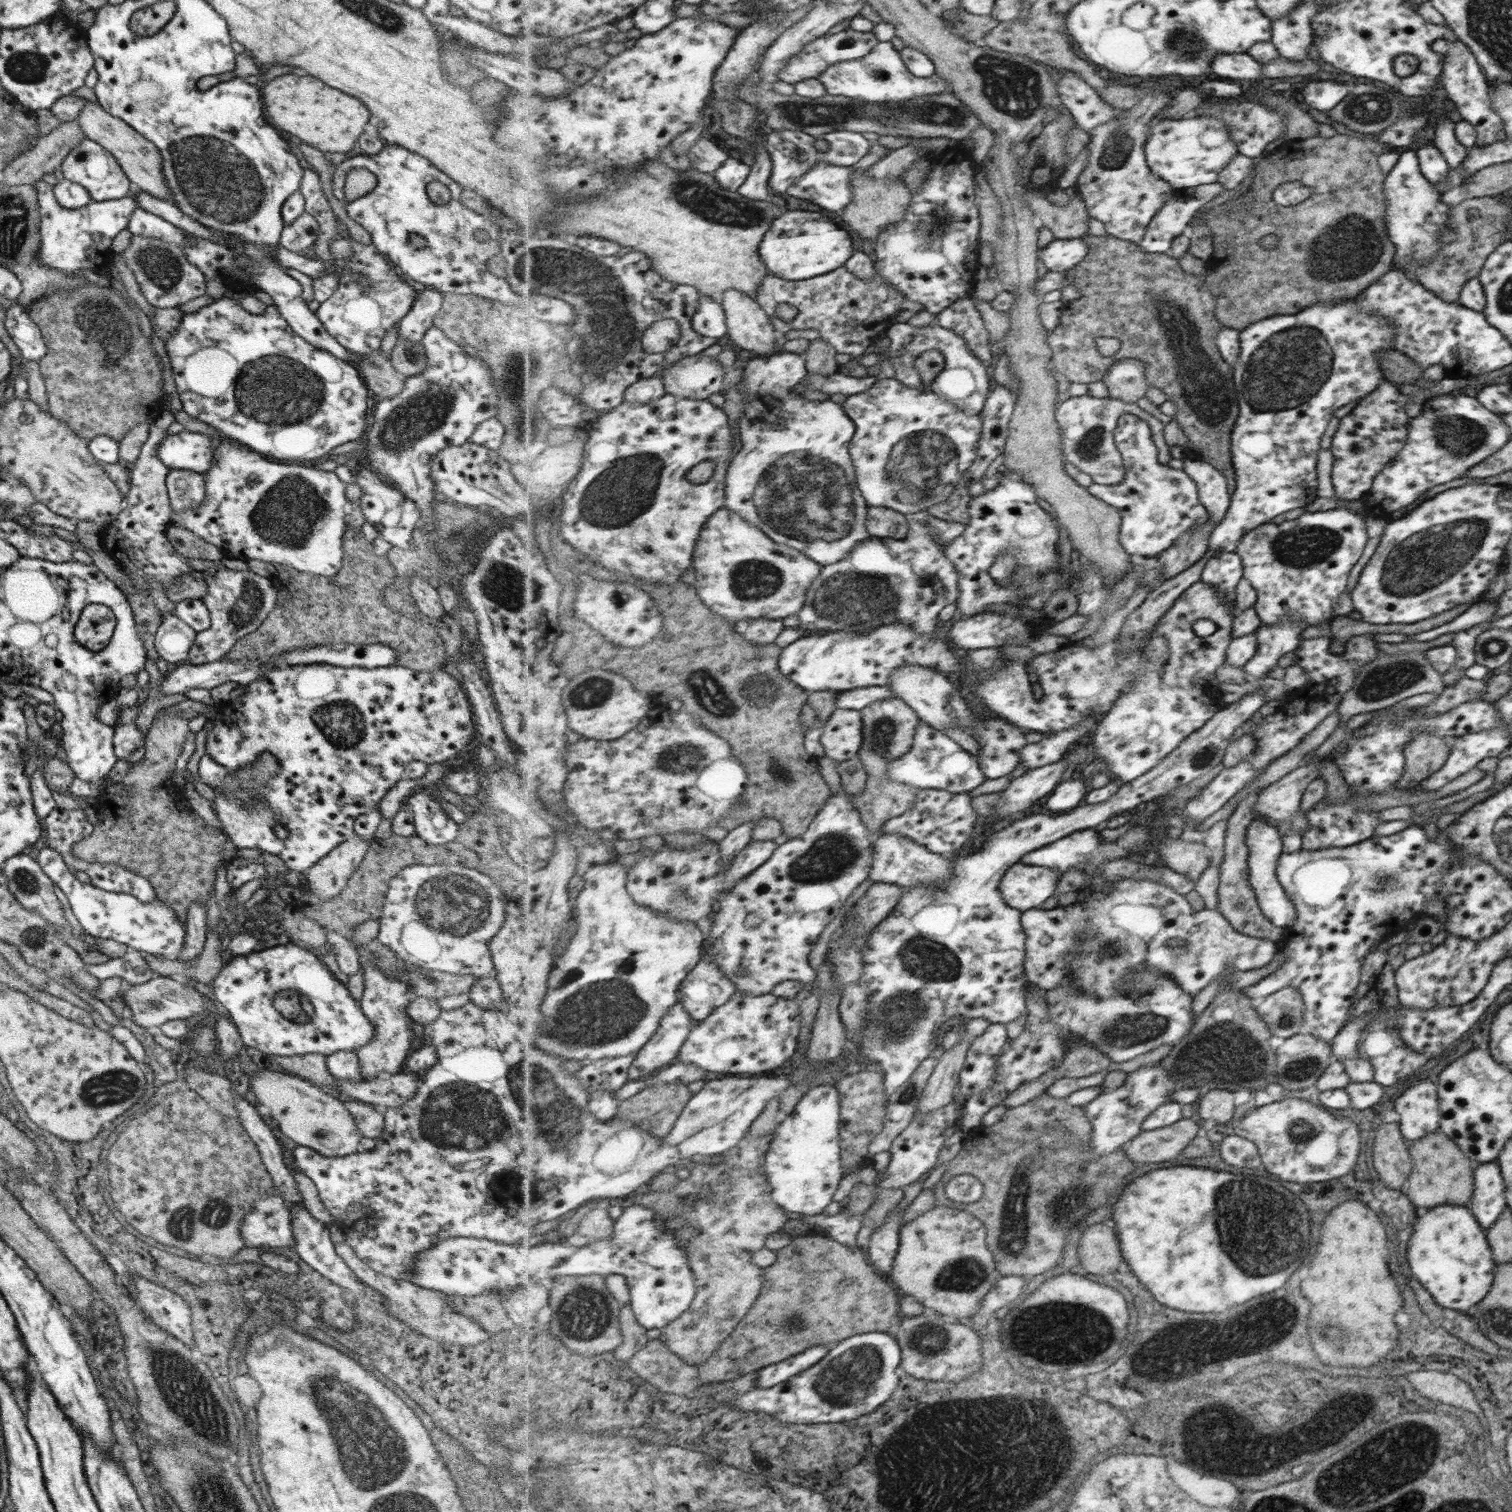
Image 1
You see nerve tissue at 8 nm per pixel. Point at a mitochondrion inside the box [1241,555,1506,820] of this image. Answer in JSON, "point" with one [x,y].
{"point":[1386,680]}

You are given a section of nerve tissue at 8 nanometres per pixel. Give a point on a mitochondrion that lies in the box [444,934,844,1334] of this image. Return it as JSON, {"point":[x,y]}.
{"point":[585,1014]}

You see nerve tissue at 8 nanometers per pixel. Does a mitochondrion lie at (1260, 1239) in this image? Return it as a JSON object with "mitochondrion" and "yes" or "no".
{"mitochondrion":"yes"}

